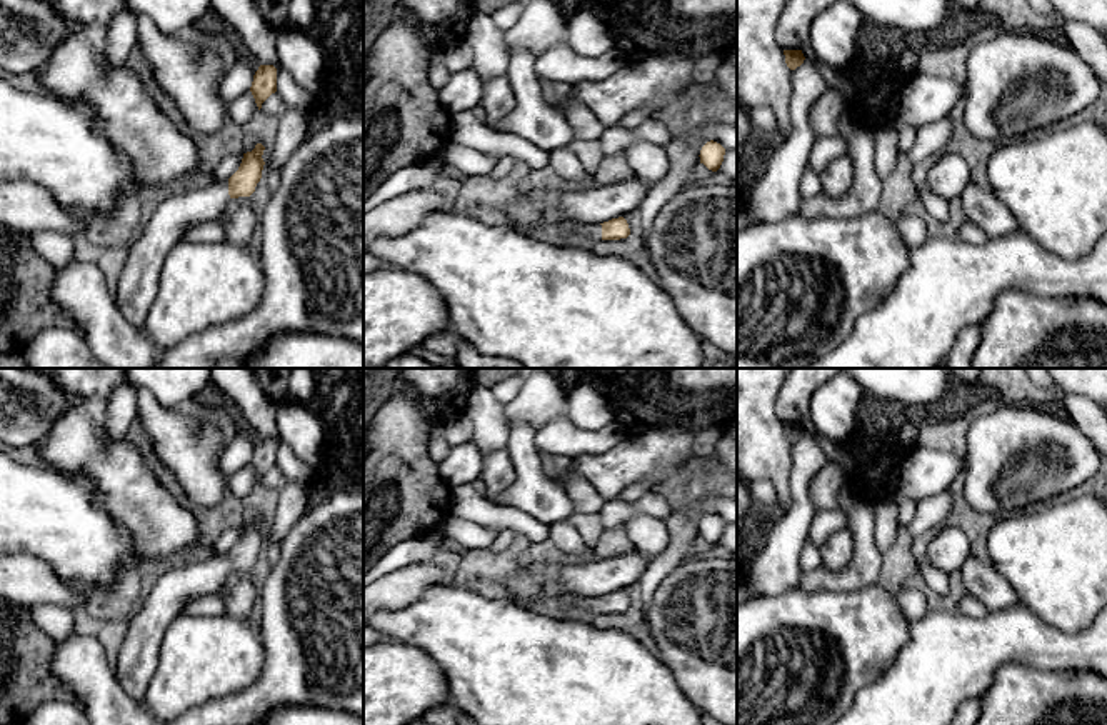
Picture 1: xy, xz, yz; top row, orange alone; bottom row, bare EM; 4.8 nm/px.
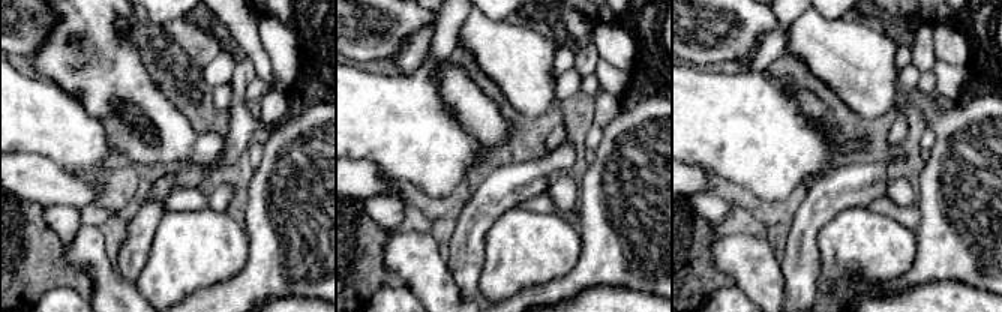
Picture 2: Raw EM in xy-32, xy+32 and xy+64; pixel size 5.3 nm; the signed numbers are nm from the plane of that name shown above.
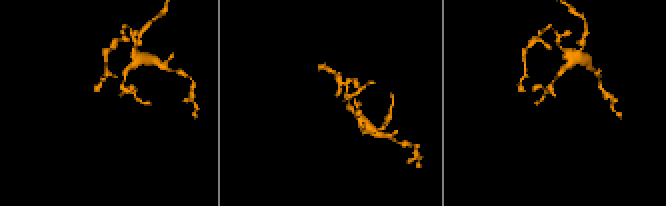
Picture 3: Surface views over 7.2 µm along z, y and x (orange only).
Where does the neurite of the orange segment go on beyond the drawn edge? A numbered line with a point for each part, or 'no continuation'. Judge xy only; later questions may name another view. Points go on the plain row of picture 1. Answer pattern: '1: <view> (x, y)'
1: xy (139, 655)

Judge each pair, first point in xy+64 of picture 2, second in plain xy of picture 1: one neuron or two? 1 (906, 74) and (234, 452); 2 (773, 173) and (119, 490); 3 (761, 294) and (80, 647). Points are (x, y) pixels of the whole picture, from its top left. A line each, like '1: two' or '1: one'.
1: two
2: two
3: one

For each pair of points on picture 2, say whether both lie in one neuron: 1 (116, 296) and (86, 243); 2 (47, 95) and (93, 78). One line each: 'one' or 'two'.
1: one
2: two

